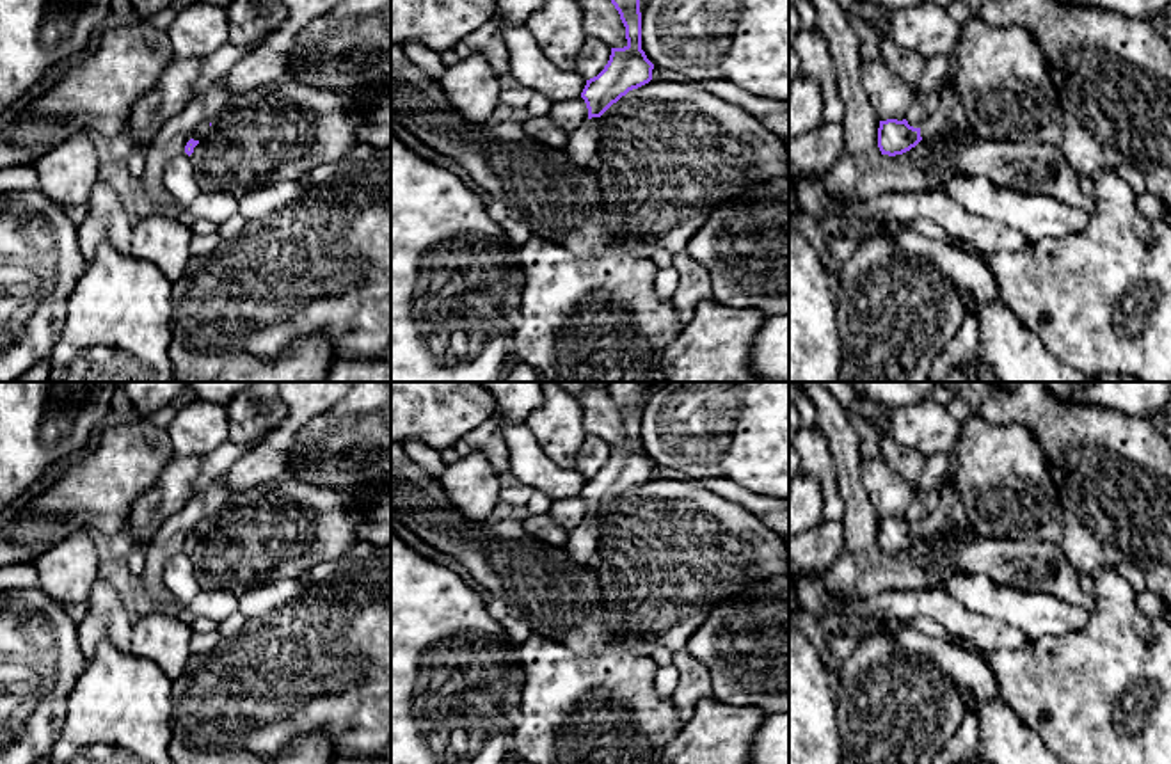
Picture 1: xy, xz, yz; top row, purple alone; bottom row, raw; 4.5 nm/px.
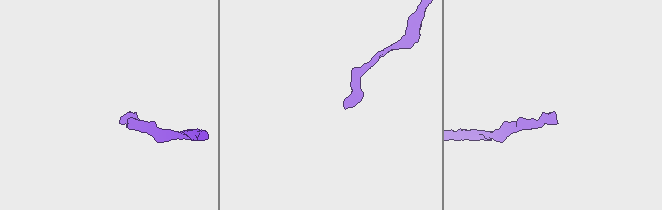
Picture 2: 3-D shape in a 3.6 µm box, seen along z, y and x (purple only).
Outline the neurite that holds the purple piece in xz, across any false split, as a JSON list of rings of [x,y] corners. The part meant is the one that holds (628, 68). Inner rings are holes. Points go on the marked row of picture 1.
[[[611,0],[625,27],[627,44],[611,48],[604,69],[586,80],[581,98],[588,108],[588,119],[569,135],[565,153],[569,158],[586,169],[599,165],[599,131],[601,115],[629,91],[638,89],[652,80],[654,64],[641,50],[641,12],[640,0]]]

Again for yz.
[[[942,110],[931,114],[920,128],[913,128],[906,119],[880,121],[878,147],[881,155],[896,156],[915,147],[922,139],[936,140],[954,131],[954,124],[944,115]]]

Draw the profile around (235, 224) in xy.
[[[236,213],[235,217],[220,224],[215,235],[220,240],[235,238],[245,227],[245,224],[245,219]]]

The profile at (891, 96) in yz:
[[[880,59],[864,62],[860,76],[862,87],[881,121],[903,121],[906,117],[917,94],[904,80],[890,73]]]

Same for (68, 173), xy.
[[[80,131],[46,151],[34,167],[41,190],[55,206],[66,210],[85,204],[101,167],[89,131]]]

